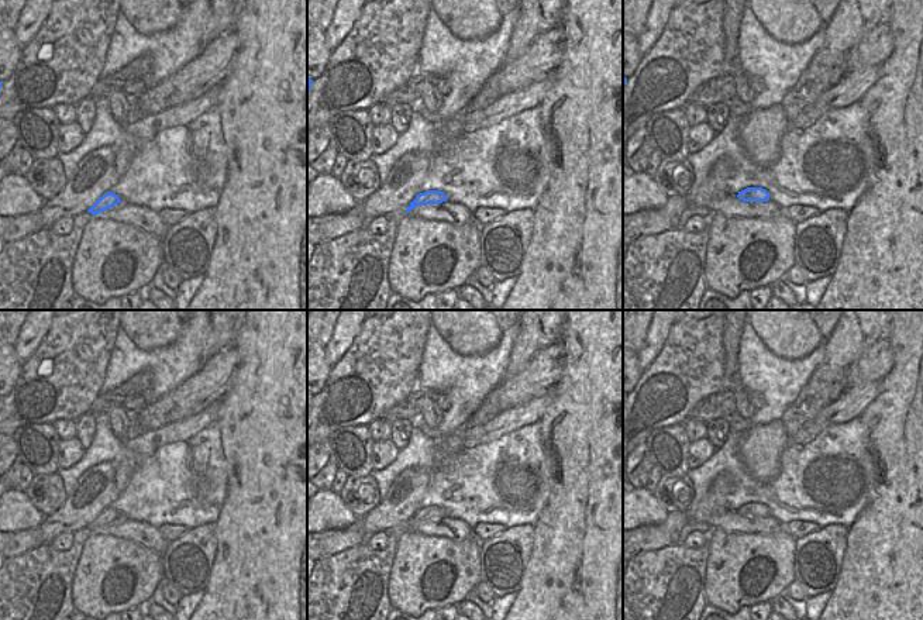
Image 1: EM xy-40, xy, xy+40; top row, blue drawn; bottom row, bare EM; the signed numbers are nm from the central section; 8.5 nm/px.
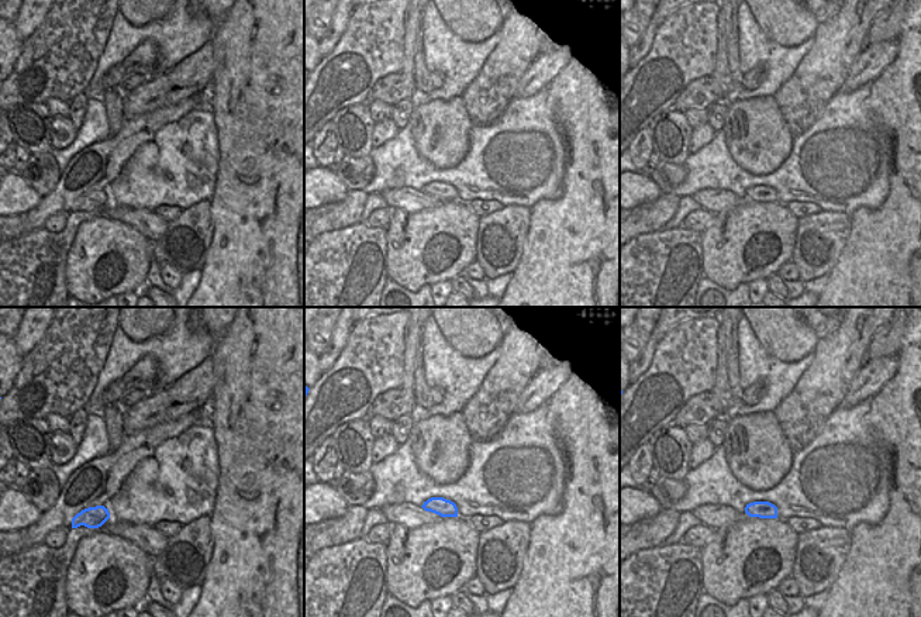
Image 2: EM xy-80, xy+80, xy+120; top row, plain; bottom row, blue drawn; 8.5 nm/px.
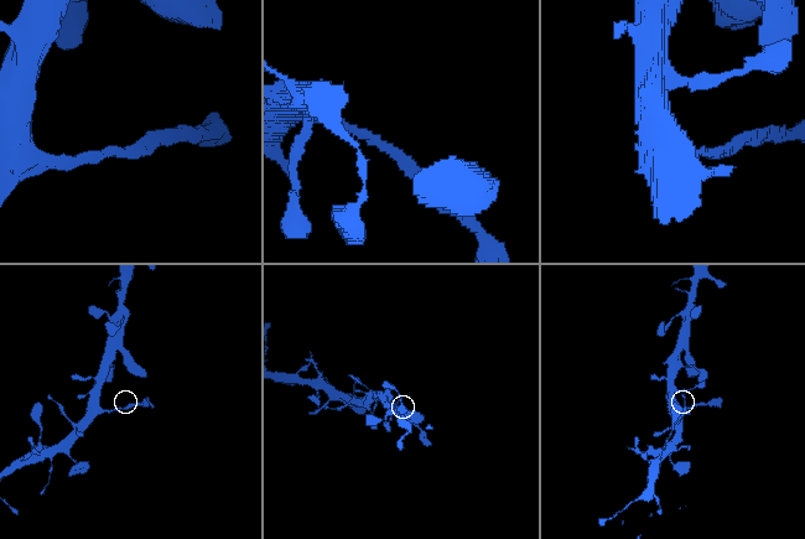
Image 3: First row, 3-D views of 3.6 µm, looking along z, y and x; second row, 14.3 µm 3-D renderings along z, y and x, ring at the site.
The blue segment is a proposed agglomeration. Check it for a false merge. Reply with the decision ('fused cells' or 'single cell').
fused cells

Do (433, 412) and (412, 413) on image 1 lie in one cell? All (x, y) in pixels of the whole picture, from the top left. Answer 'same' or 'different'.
different

